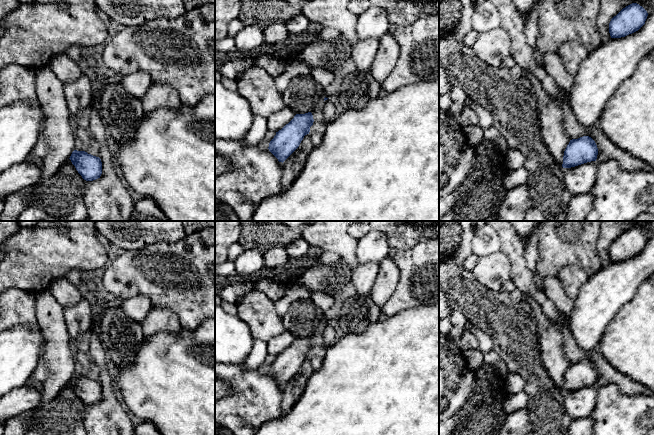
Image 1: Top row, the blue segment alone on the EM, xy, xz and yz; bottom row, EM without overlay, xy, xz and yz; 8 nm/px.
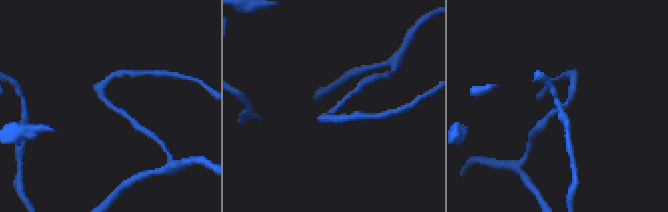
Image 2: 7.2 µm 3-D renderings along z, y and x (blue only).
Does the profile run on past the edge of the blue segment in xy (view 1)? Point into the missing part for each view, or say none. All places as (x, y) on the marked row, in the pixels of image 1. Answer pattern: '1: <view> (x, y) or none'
1: none

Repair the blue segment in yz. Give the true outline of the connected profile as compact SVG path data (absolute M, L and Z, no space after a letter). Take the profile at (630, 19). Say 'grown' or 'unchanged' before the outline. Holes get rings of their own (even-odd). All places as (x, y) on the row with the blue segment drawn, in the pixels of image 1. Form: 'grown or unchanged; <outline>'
unchanged; M637 3L623 8L609 23L611 38L621 38L638 31L647 19L647 11Z

